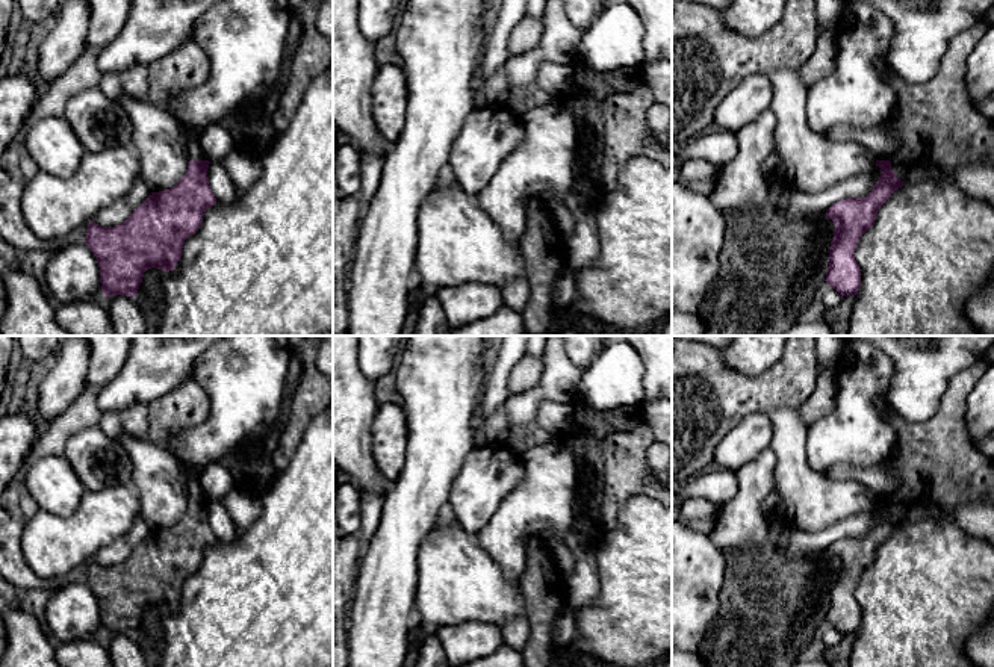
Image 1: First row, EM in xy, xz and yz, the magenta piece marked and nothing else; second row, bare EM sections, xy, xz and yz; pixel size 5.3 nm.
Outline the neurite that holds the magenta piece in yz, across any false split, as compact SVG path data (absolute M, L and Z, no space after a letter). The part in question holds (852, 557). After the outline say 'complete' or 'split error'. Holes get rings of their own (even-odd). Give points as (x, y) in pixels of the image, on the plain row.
M980 358L958 372L938 411L924 422L902 419L887 396L874 399L881 417L896 431L890 463L900 486L876 499L881 516L867 535L840 538L826 549L835 564L826 623L841 637L856 634L861 626L861 608L853 594L856 582L873 566L879 548L894 529L923 519L956 522L961 504L994 507L994 463L968 440L965 422L968 395L988 365Z; split error

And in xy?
M179 461L188 481L188 508L183 517L171 528L151 531L151 534L123 561L115 566L100 566L89 561L86 584L97 597L103 634L126 634L135 637L144 611L156 607L174 610L180 600L185 579L195 573L203 561L204 551L216 543L209 525L209 499L198 481L198 472Z; split error

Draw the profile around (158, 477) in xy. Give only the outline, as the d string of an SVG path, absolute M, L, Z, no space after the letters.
M120 437L129 454L141 516L151 531L171 528L188 508L188 481L177 457L148 439Z

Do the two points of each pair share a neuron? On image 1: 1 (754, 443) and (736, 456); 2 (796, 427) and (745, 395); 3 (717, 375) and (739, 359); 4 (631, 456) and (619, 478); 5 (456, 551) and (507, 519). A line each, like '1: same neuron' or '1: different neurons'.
1: same neuron
2: different neurons
3: different neurons
4: same neuron
5: different neurons

